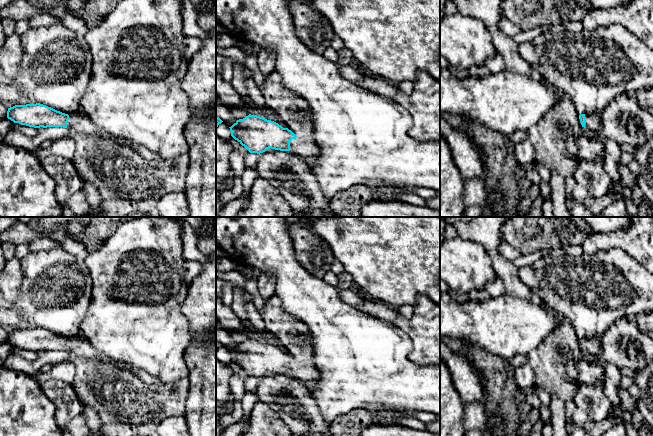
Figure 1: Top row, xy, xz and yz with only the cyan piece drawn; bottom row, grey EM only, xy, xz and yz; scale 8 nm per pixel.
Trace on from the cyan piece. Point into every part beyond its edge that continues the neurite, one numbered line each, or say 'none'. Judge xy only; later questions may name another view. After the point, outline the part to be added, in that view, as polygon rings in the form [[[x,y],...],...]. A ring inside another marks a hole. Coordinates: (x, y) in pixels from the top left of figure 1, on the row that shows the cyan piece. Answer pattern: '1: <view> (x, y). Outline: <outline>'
1: xy (78, 121). Outline: [[[81,111],[74,113],[74,114],[69,114],[67,128],[69,130],[75,129],[82,133],[86,133],[86,134],[90,134],[90,135],[97,135],[102,138],[112,139],[117,144],[121,144],[123,146],[131,148],[136,153],[141,155],[143,159],[145,159],[147,161],[161,160],[161,158],[156,153],[148,150],[147,148],[145,148],[141,145],[138,145],[136,143],[131,143],[125,139],[119,139],[119,138],[113,137],[106,131],[97,127],[94,123],[92,123],[90,121],[90,119],[85,114],[83,114]]]

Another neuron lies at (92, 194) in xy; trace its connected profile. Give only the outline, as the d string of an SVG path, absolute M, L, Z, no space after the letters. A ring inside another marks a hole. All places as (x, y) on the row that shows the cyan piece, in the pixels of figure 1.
M83 181L81 190L85 193L89 209L84 217L90 217L96 213L96 209L100 206L101 197L99 191L92 185Z

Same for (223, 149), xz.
M216 135L216 181L222 182L229 177L231 168L230 155L233 151L231 144Z

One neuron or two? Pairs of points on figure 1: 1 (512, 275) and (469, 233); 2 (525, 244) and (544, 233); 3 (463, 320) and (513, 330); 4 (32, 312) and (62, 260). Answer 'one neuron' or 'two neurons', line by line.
1: one neuron
2: one neuron
3: one neuron
4: one neuron

